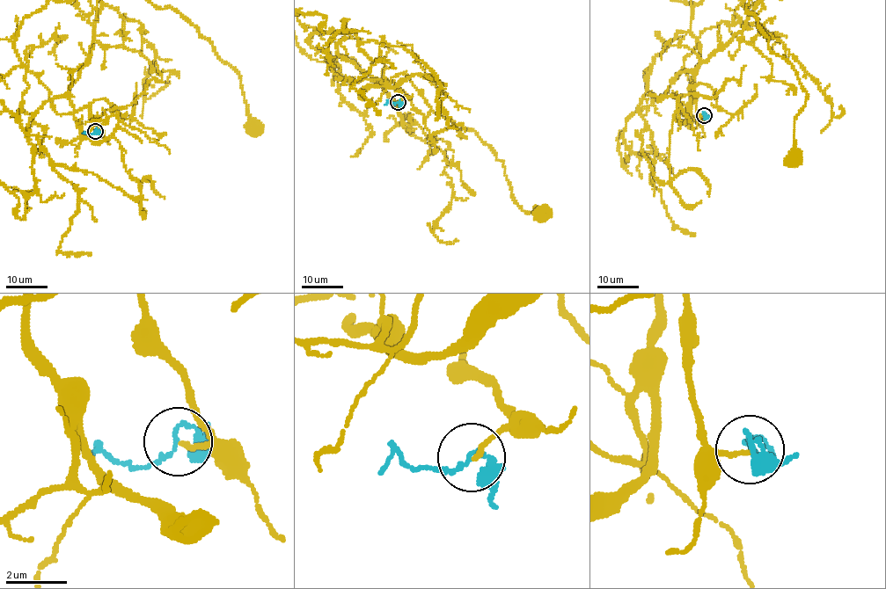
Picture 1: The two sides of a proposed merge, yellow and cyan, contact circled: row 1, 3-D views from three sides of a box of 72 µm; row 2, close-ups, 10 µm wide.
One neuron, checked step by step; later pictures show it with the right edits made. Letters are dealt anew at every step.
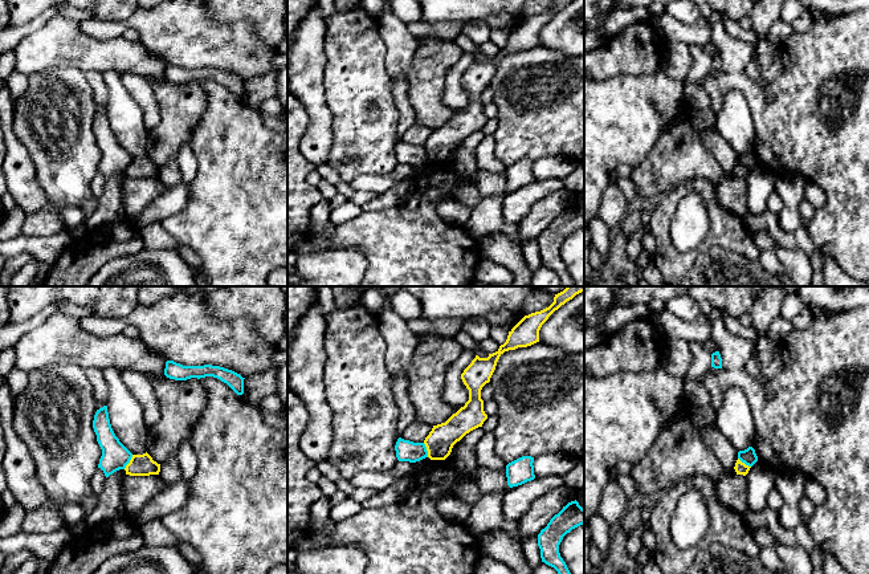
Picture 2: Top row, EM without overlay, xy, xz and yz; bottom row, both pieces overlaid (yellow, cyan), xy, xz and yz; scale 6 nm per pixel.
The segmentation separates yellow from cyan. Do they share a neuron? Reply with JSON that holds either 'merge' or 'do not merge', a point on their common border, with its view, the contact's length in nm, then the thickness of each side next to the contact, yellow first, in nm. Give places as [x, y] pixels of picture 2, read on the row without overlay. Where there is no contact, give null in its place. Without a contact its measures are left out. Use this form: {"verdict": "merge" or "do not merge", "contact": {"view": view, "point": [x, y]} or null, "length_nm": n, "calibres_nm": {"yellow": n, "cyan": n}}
{"verdict": "do not merge", "contact": {"view": "xy", "point": [130, 165]}, "length_nm": 110, "calibres_nm": {"yellow": 130, "cyan": 170}}

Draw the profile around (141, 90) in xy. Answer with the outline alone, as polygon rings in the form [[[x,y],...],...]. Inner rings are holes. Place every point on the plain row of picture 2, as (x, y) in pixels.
[[[123,73],[122,84],[125,90],[139,105],[147,131],[152,131],[160,122],[160,114],[151,84],[144,77],[134,73]]]

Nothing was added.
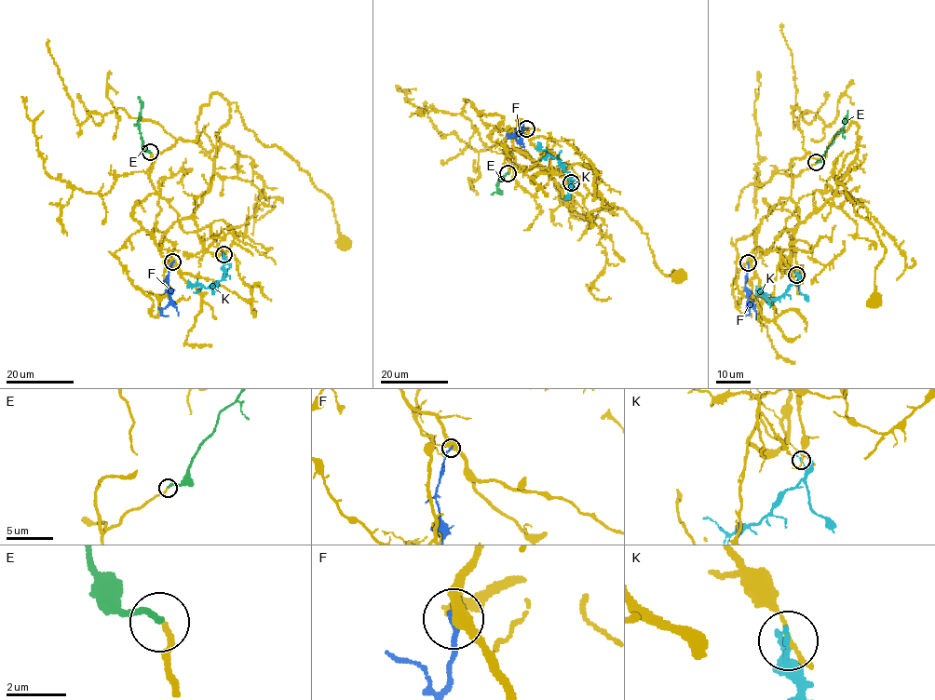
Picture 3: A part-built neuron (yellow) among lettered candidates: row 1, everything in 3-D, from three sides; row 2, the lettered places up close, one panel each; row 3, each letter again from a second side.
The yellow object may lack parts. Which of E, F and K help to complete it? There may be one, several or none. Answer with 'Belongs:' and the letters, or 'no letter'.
Belongs: E

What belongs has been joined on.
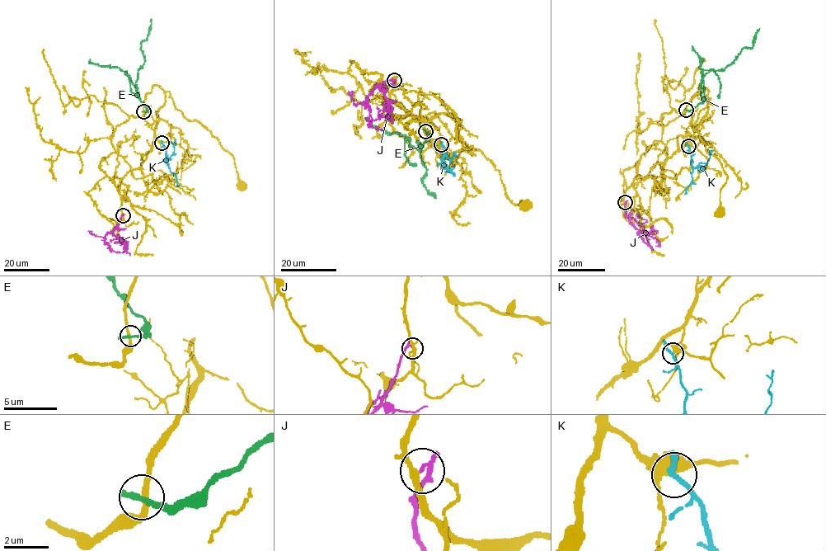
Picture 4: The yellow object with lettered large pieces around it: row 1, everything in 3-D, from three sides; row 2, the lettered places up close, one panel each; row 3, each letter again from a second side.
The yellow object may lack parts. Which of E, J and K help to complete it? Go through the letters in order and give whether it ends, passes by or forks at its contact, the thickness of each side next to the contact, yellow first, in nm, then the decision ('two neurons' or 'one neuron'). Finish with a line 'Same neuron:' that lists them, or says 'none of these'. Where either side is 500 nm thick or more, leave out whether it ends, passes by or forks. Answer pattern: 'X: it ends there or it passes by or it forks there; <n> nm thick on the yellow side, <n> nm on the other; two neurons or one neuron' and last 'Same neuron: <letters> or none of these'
E: it passes by; 260 nm thick on the yellow side, 220 nm on the other; two neurons
J: it passes by; 240 nm thick on the yellow side, 140 nm on the other; two neurons
K: it passes by; 400 nm thick on the yellow side, 200 nm on the other; two neurons
Same neuron: none of these

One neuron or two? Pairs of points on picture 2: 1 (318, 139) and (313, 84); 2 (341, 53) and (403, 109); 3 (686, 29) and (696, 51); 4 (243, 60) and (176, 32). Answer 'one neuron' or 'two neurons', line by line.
1: one neuron
2: two neurons
3: two neurons
4: one neuron

